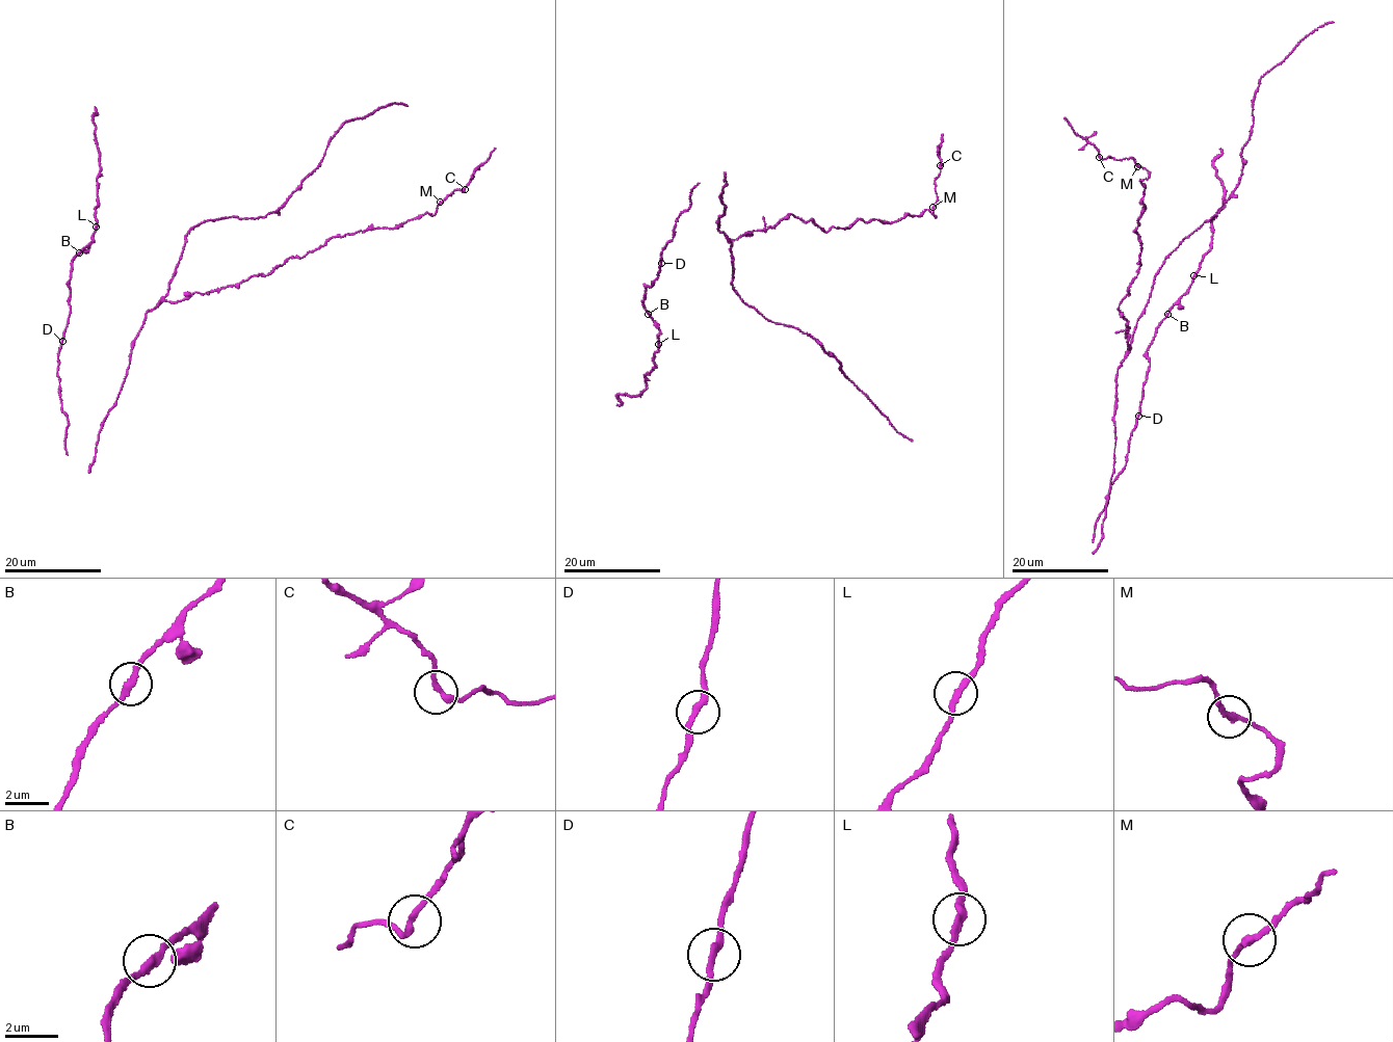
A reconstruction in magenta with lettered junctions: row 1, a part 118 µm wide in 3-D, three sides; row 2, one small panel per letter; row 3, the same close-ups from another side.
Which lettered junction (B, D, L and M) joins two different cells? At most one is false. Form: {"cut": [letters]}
{"cut": []}

